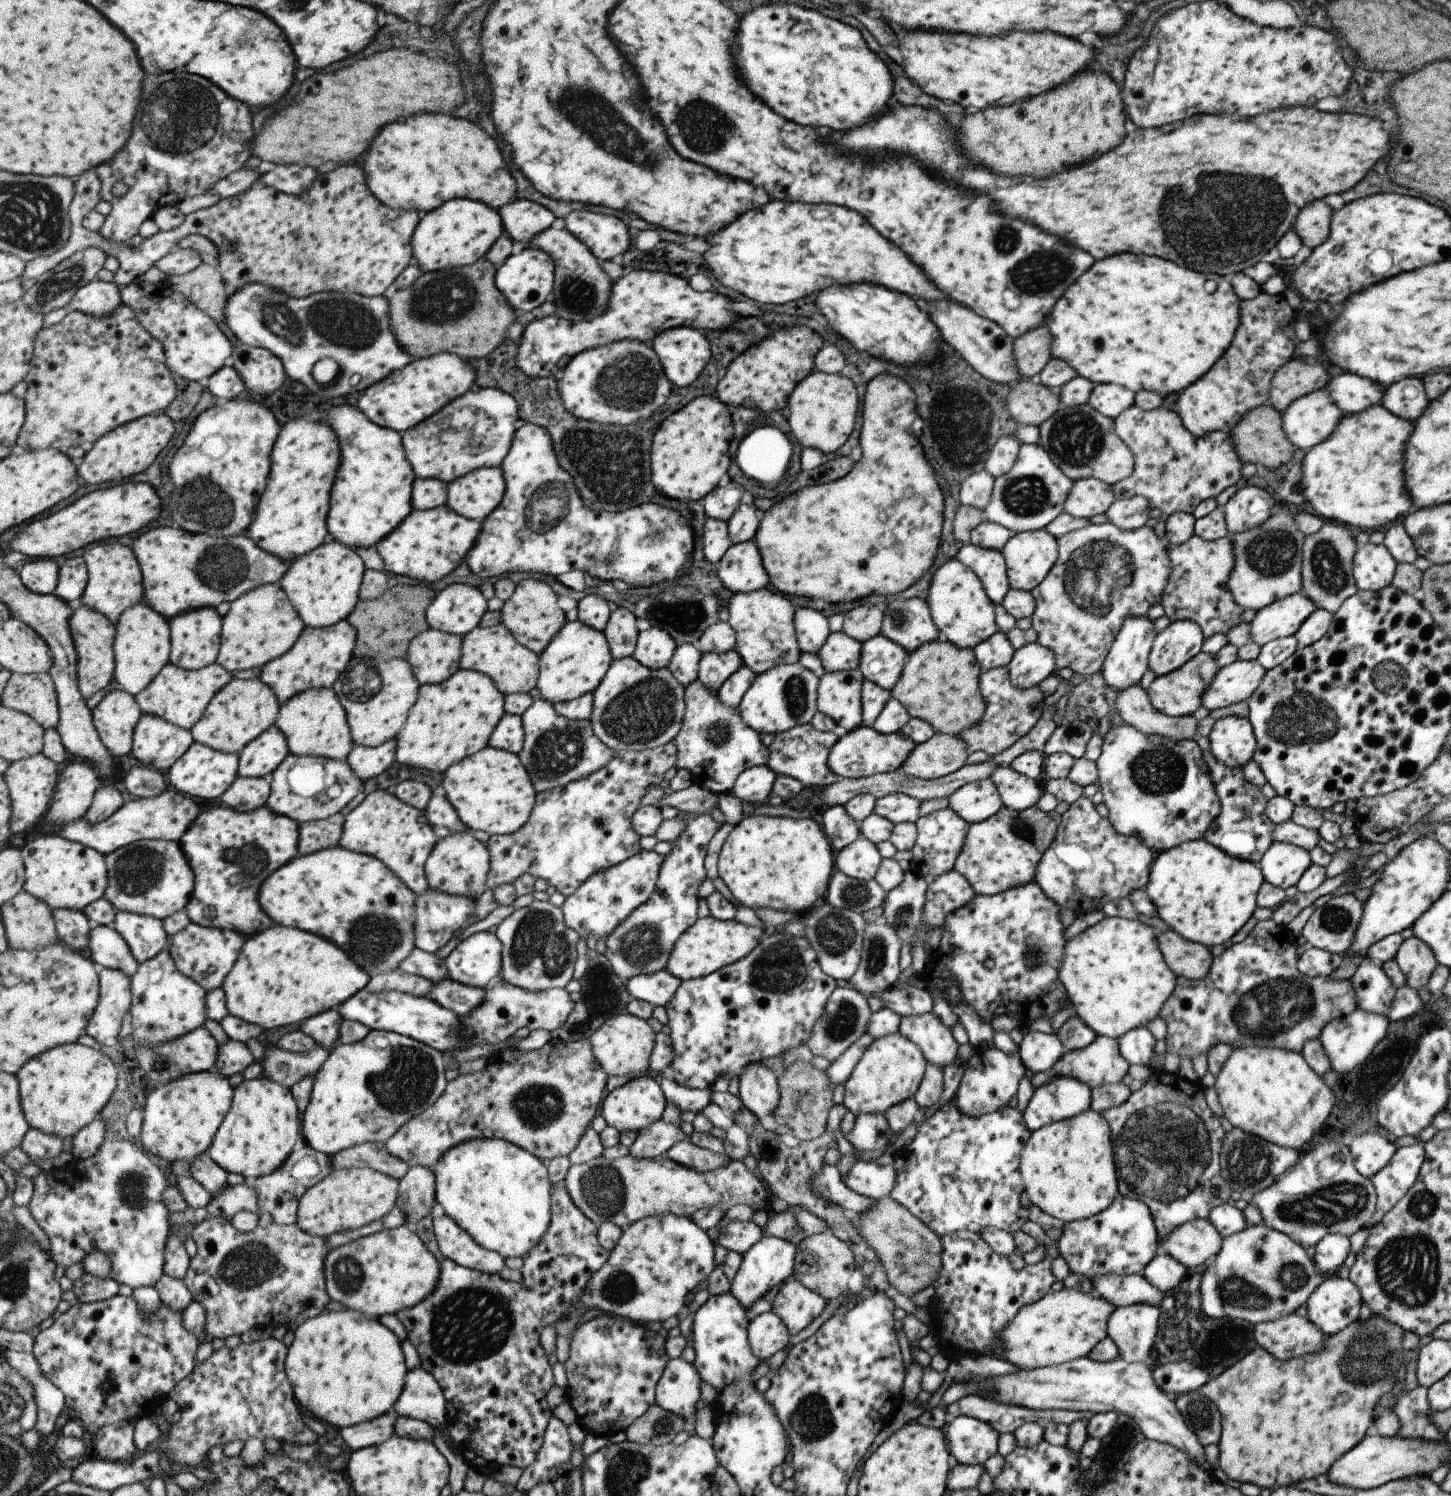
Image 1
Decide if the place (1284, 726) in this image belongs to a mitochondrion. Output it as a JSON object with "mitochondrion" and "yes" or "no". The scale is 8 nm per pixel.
{"mitochondrion":"yes"}

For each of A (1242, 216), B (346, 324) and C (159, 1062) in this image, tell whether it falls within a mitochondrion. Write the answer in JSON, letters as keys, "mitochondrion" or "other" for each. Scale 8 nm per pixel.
{"A":"mitochondrion","B":"mitochondrion","C":"mitochondrion"}

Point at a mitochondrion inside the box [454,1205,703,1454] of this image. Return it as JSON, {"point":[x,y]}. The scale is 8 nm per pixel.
{"point":[620,1287]}

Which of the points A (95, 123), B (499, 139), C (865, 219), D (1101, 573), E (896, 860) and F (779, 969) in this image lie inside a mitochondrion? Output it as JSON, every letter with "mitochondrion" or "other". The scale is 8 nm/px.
{"A":"other","B":"other","C":"other","D":"mitochondrion","E":"other","F":"mitochondrion"}

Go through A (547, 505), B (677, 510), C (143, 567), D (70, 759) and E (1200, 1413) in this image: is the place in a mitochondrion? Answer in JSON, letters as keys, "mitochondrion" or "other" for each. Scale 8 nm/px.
{"A":"mitochondrion","B":"other","C":"other","D":"other","E":"mitochondrion"}

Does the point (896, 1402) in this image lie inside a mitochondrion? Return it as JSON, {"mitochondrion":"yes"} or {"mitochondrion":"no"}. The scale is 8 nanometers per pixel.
{"mitochondrion":"no"}

